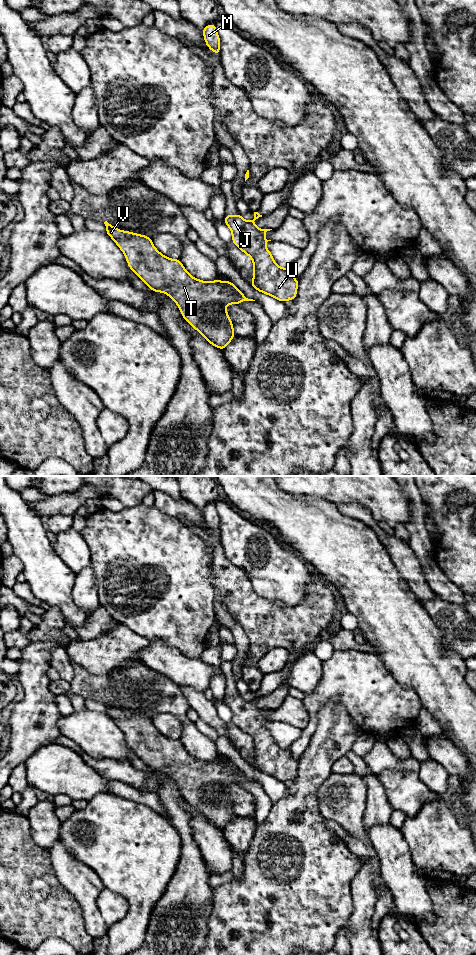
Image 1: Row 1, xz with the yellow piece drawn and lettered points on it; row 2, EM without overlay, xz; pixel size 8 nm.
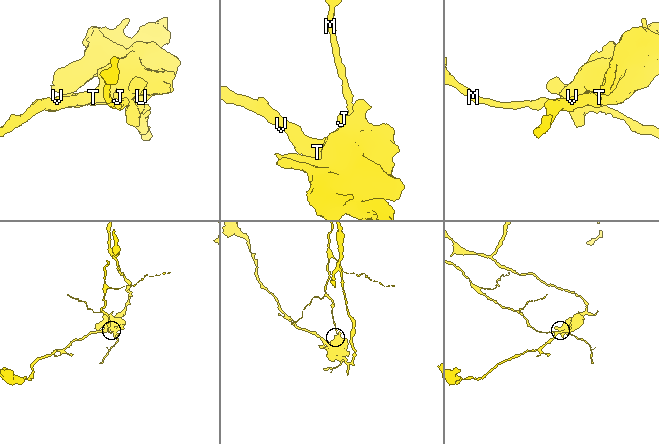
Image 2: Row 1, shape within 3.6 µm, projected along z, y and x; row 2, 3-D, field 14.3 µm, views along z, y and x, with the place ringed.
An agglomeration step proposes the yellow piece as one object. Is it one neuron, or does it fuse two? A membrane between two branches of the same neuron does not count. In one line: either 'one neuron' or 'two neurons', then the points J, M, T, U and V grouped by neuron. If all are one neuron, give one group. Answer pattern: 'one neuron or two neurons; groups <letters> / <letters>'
two neurons; groups J T U V / M

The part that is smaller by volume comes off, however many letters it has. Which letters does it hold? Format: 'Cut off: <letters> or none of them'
Cut off: M

